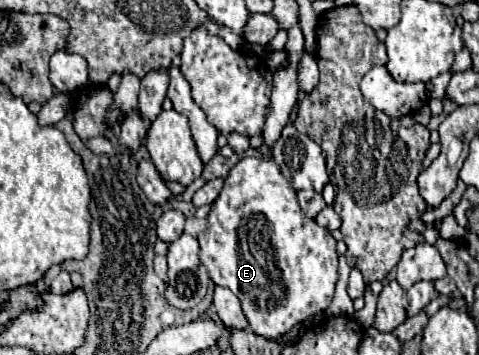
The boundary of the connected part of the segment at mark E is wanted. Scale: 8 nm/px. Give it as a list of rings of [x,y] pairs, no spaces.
[[[244,158],[232,168],[220,198],[214,202],[212,212],[206,218],[206,228],[198,234],[198,242],[200,262],[208,268],[214,284],[230,288],[240,298],[250,328],[264,338],[278,338],[286,334],[292,326],[324,312],[332,302],[338,280],[336,240],[330,230],[324,230],[314,220],[304,218],[296,202],[296,192],[288,186],[288,182],[284,182],[284,176],[276,170],[276,164],[270,158]]]

